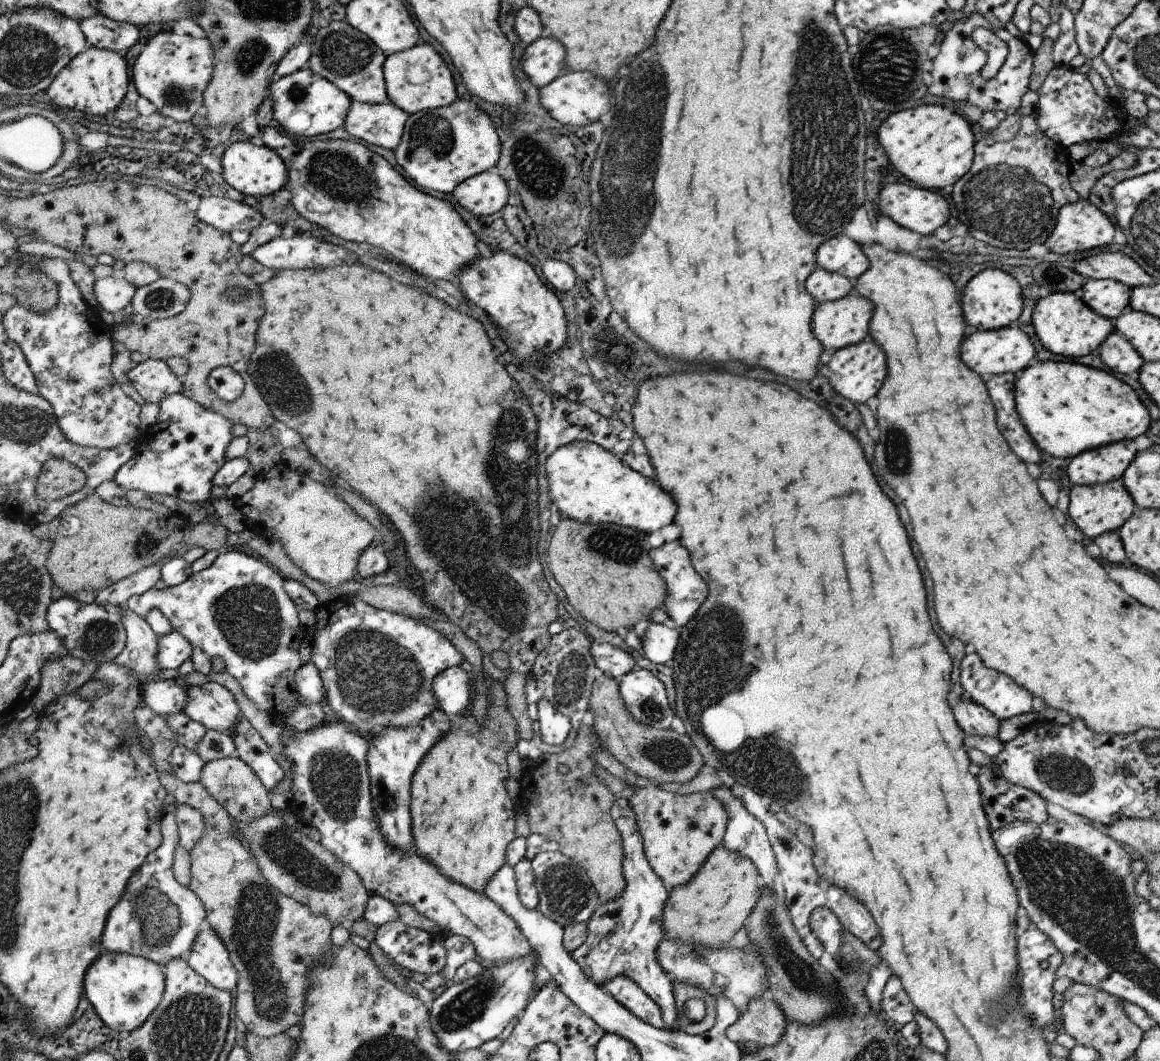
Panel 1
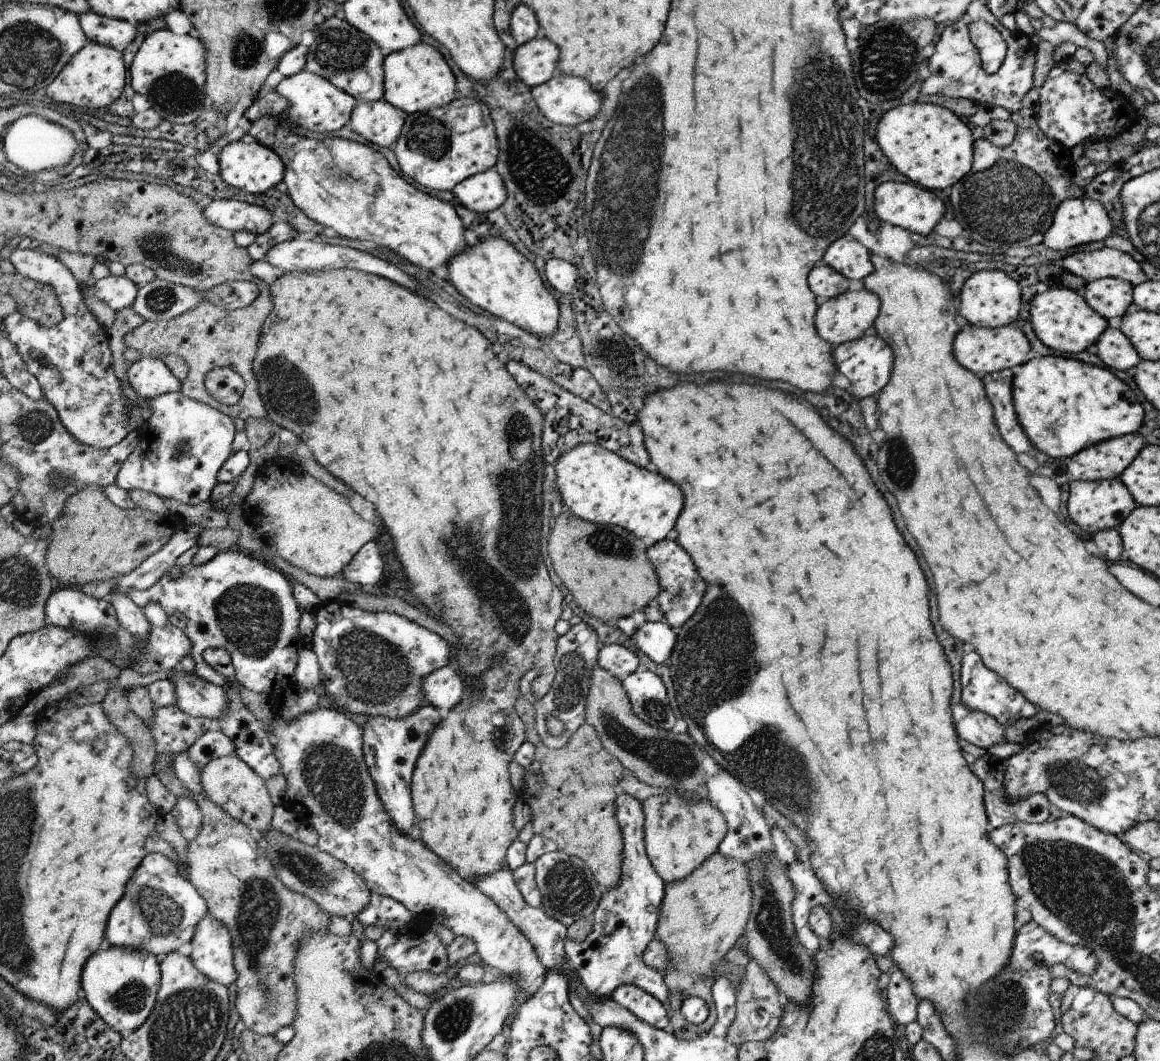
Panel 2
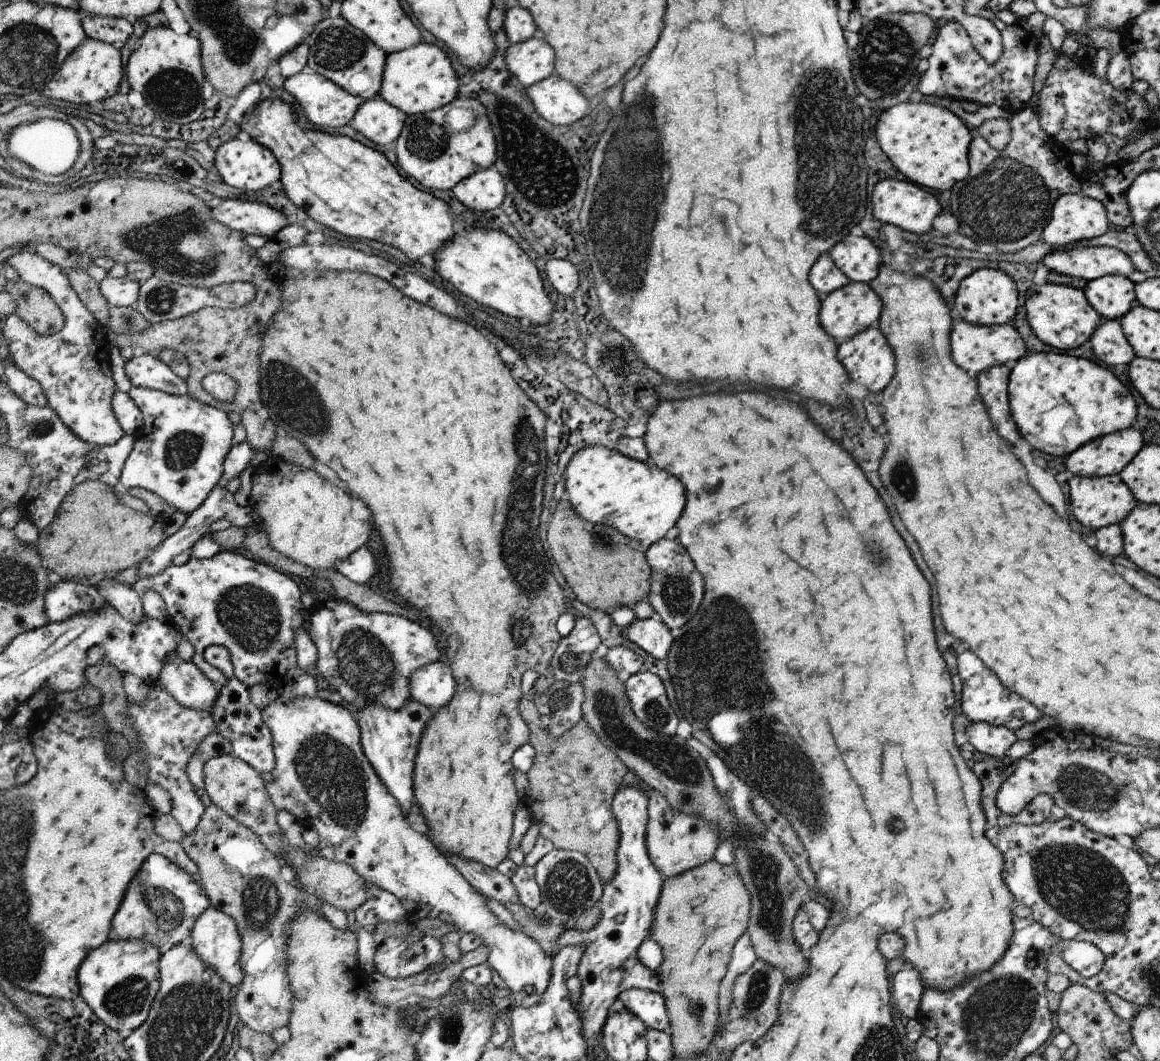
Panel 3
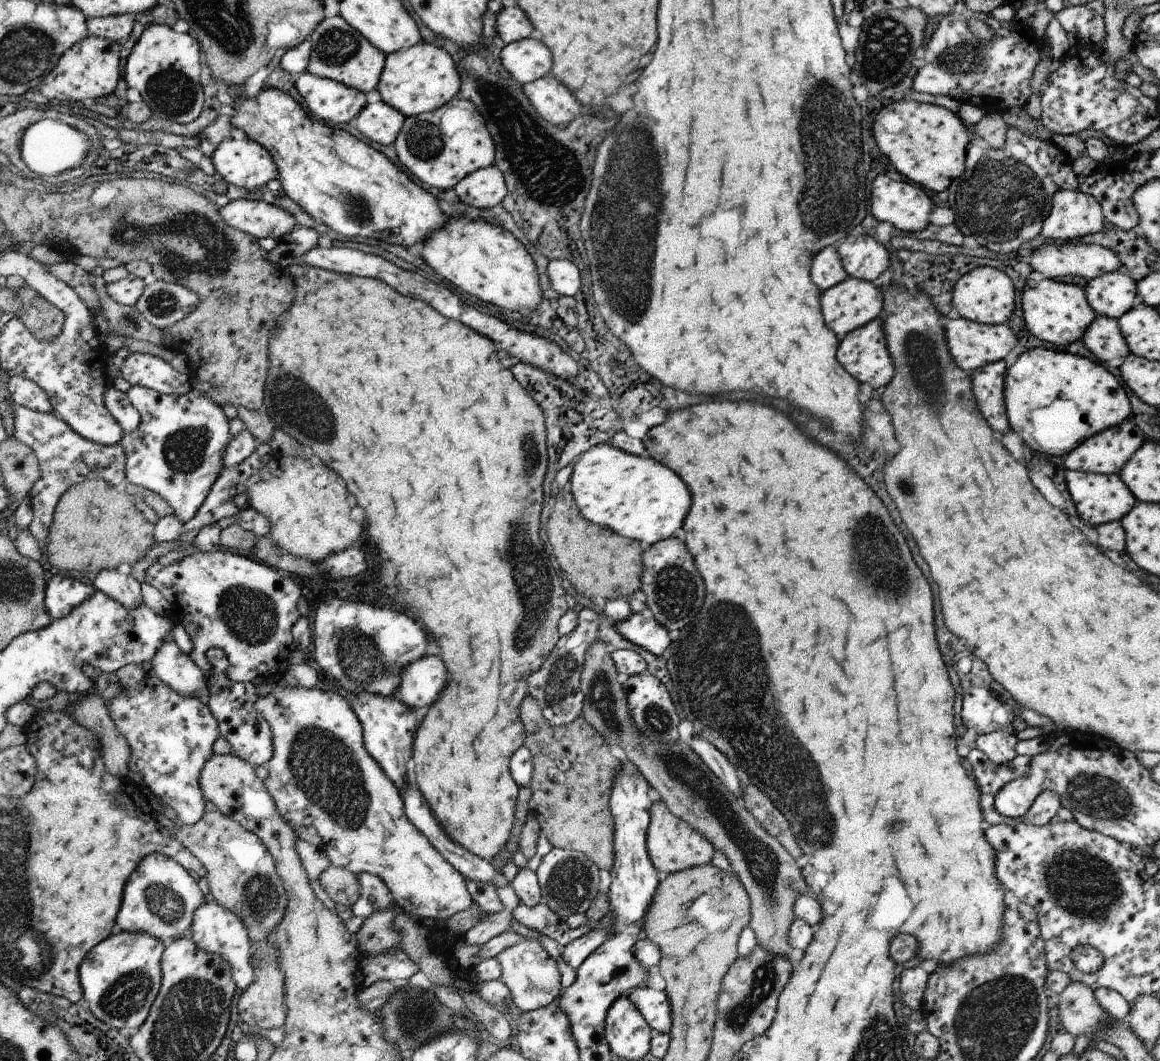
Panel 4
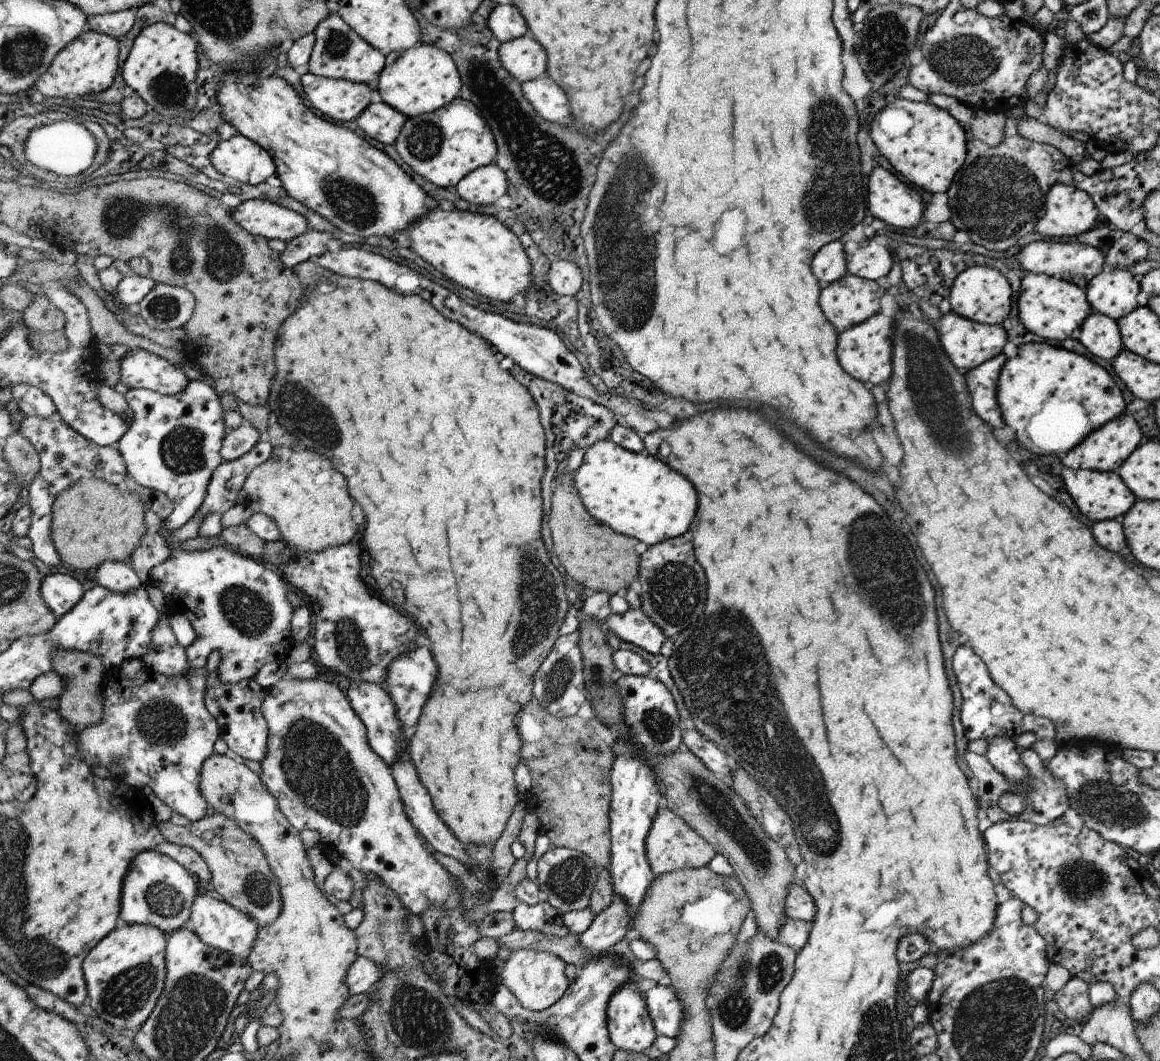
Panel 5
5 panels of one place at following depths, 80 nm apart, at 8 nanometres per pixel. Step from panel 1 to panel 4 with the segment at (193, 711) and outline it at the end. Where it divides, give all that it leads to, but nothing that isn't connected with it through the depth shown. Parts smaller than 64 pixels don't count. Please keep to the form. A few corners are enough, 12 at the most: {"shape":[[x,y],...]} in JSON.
{"shape":[[174,639],[155,652],[152,672],[181,695],[208,700],[206,674]]}

